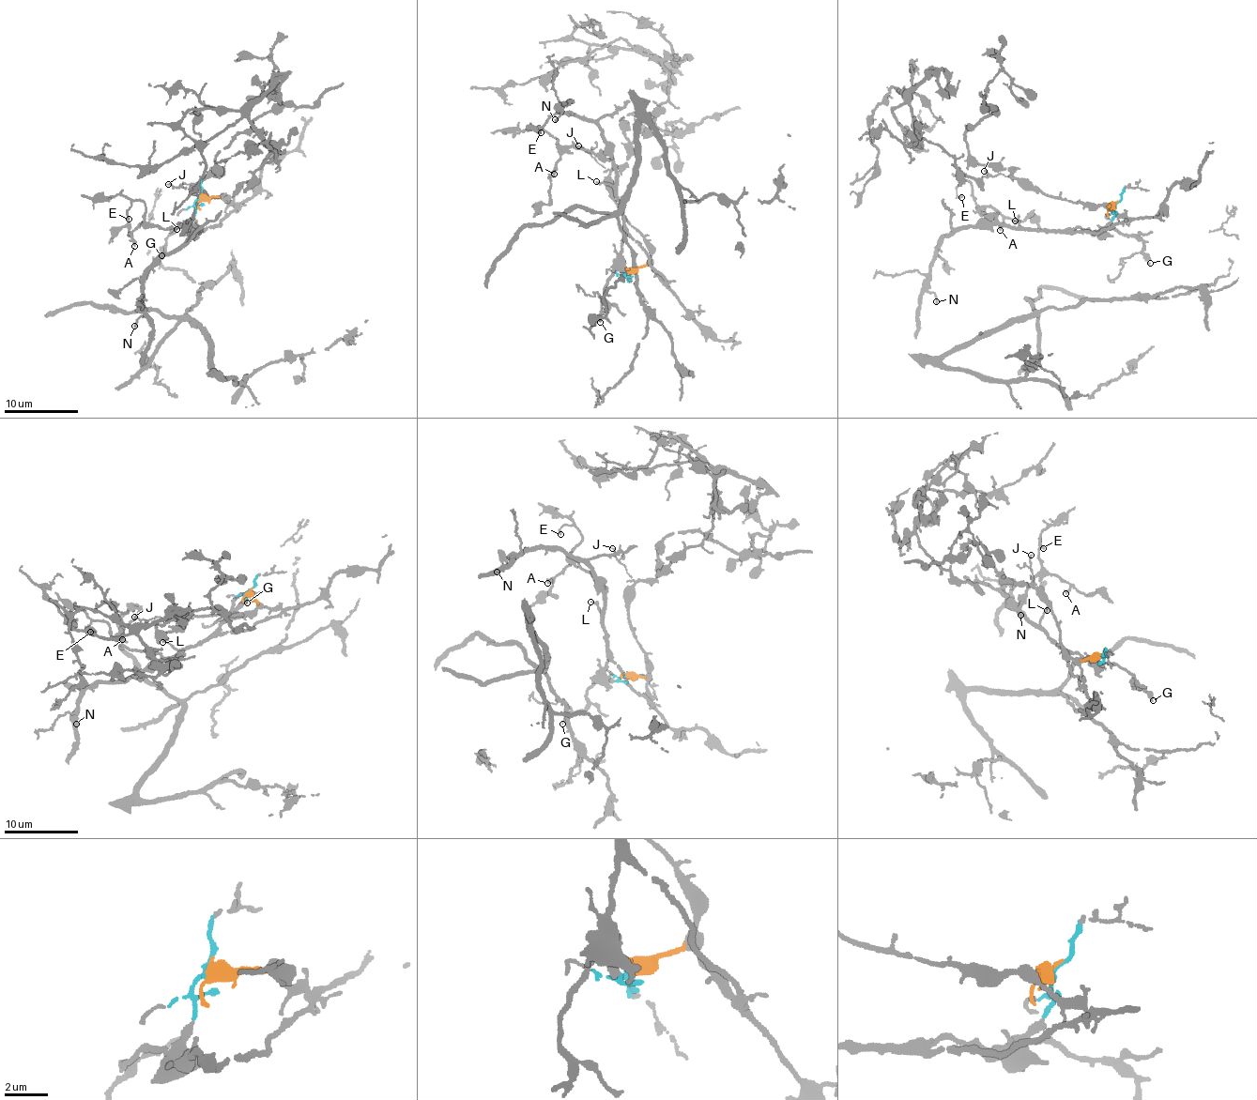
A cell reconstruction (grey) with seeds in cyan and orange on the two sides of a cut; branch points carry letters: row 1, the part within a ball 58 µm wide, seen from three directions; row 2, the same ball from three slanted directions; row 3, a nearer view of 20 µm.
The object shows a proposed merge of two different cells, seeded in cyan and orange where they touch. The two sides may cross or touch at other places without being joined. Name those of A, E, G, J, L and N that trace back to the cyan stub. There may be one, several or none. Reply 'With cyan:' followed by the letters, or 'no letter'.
With cyan: A, E, G, L, N

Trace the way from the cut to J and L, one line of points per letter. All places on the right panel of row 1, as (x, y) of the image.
J: (1113, 204), (1084, 206), (1056, 199), (1025, 189), (1010, 177), (991, 175), (985, 170)
L: (1113, 204), (1114, 216), (1097, 231), (1085, 231), (1080, 227), (1025, 229), (1016, 221)

